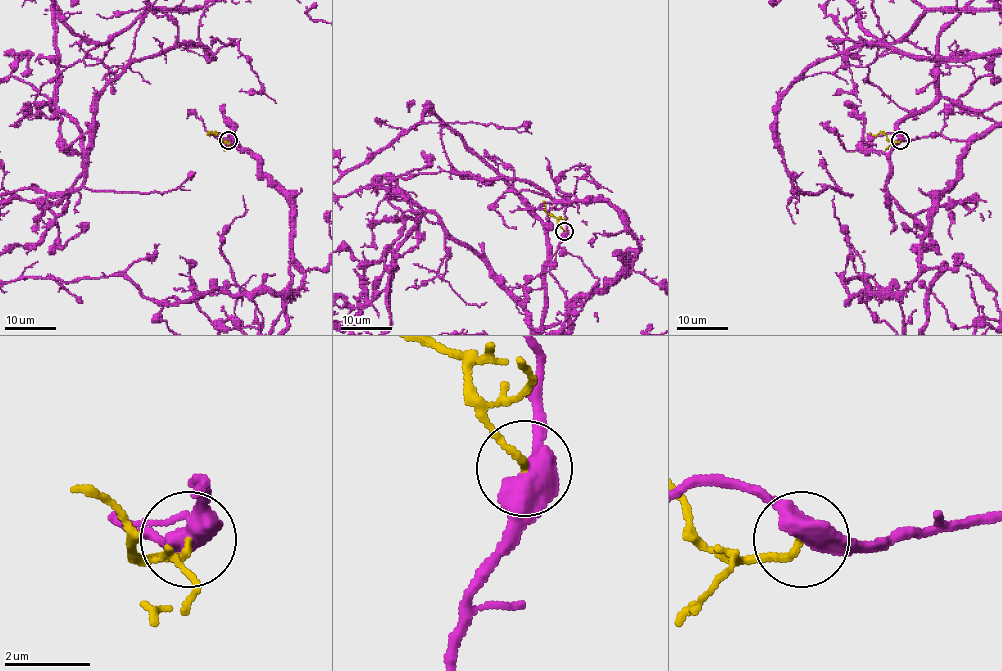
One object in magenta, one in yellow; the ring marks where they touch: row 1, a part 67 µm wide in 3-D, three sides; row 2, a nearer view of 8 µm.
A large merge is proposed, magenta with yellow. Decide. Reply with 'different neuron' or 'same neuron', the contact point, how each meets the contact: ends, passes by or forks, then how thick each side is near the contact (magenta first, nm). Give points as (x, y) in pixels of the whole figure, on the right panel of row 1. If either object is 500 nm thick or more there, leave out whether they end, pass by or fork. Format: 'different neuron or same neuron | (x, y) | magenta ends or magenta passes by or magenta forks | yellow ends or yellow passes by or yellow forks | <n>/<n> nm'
different neuron | (900, 140) | 550/160 nm

